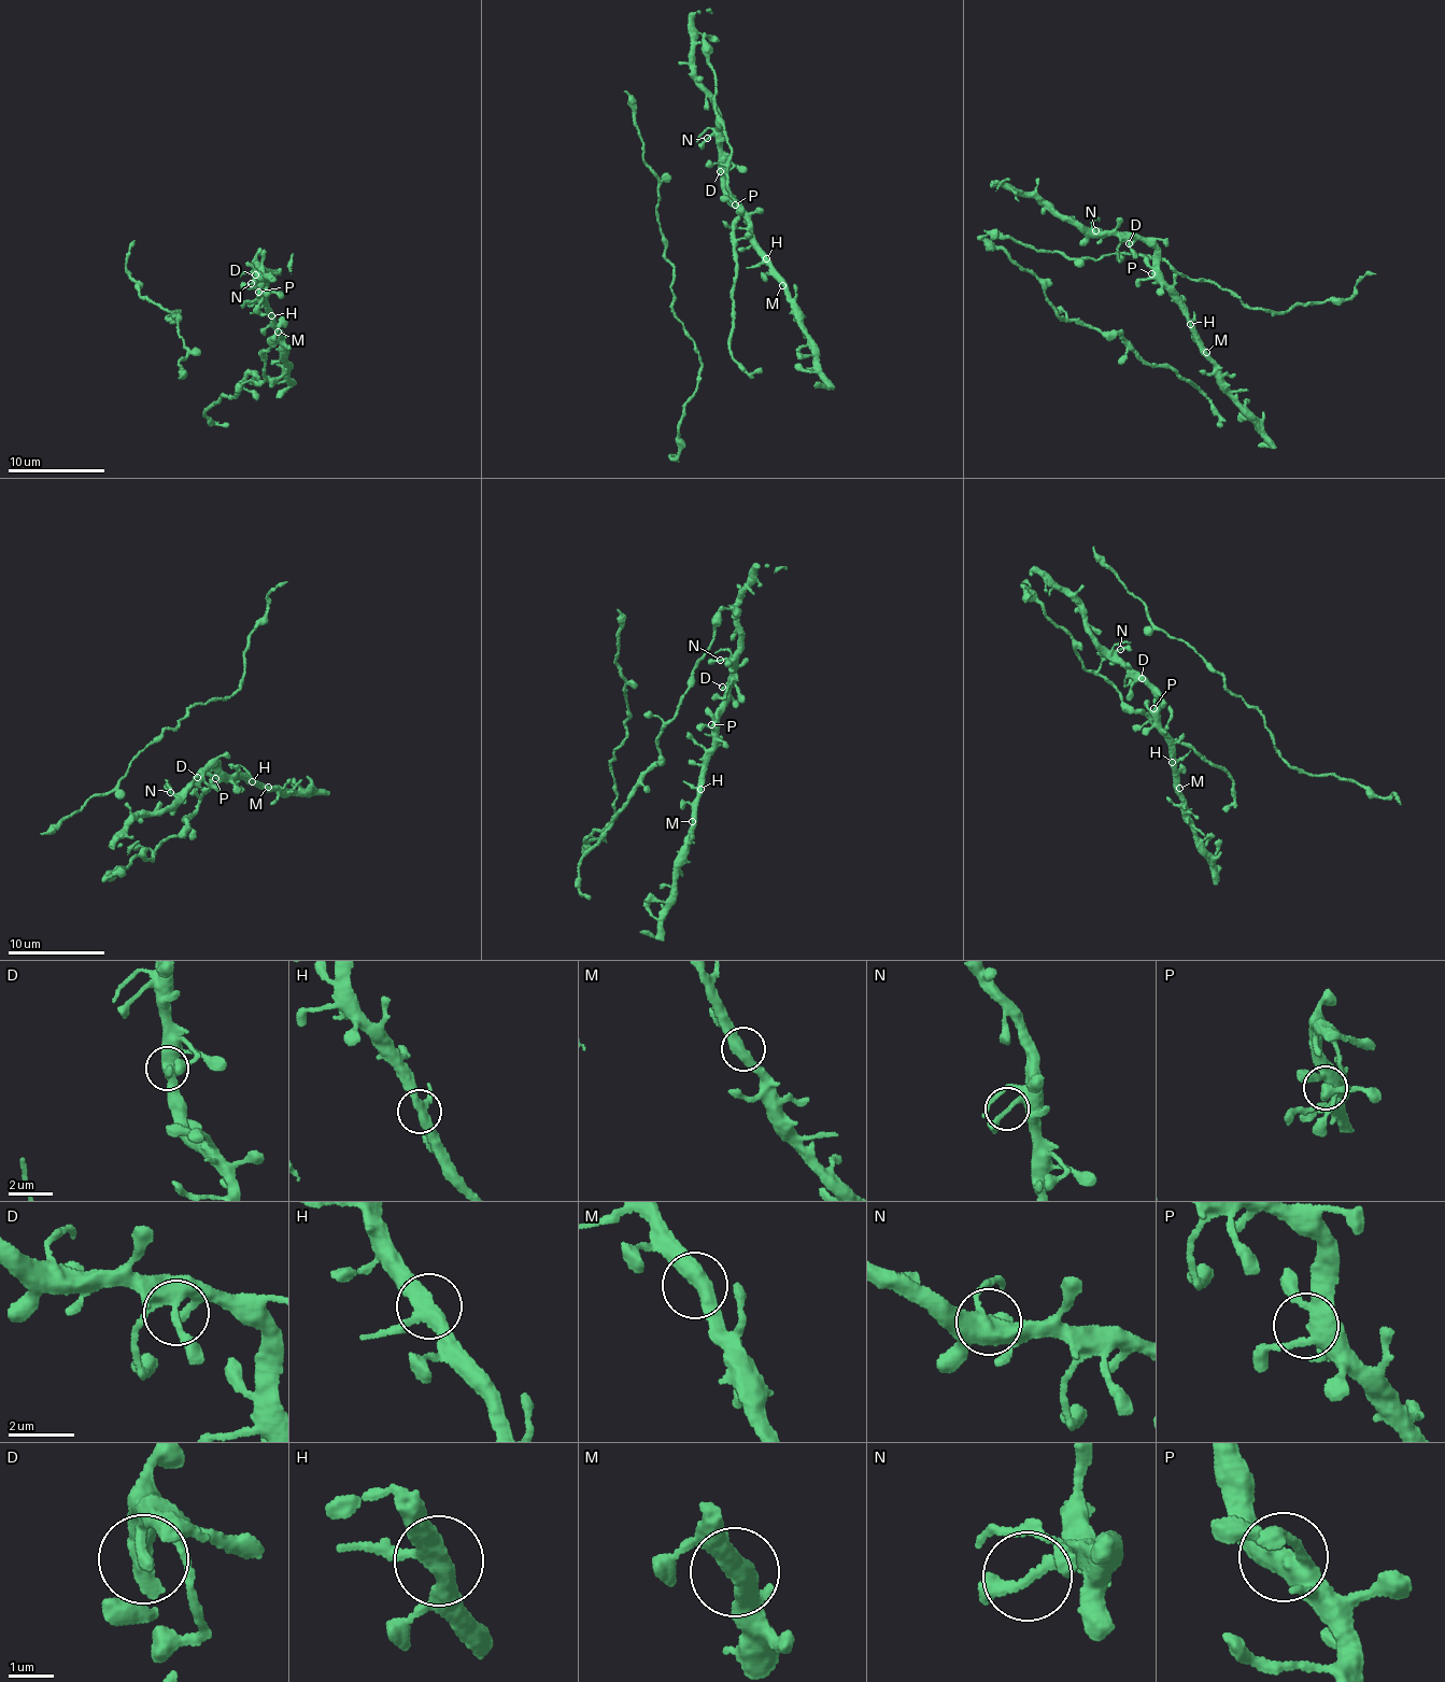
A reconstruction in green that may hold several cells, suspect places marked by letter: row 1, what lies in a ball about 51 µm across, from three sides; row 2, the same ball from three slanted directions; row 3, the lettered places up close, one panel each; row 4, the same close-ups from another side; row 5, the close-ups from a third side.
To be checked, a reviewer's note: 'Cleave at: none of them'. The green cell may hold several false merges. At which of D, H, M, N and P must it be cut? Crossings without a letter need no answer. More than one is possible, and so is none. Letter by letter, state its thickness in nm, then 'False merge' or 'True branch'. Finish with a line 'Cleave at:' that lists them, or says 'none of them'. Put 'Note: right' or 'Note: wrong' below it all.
D: Thickness 260 nm. True branch
H: Thickness 360 nm. True branch
M: Thickness 460 nm. True branch
N: Thickness 200 nm. True branch
P: Thickness 360 nm. True branch
Cleave at: none of them
Note: right

